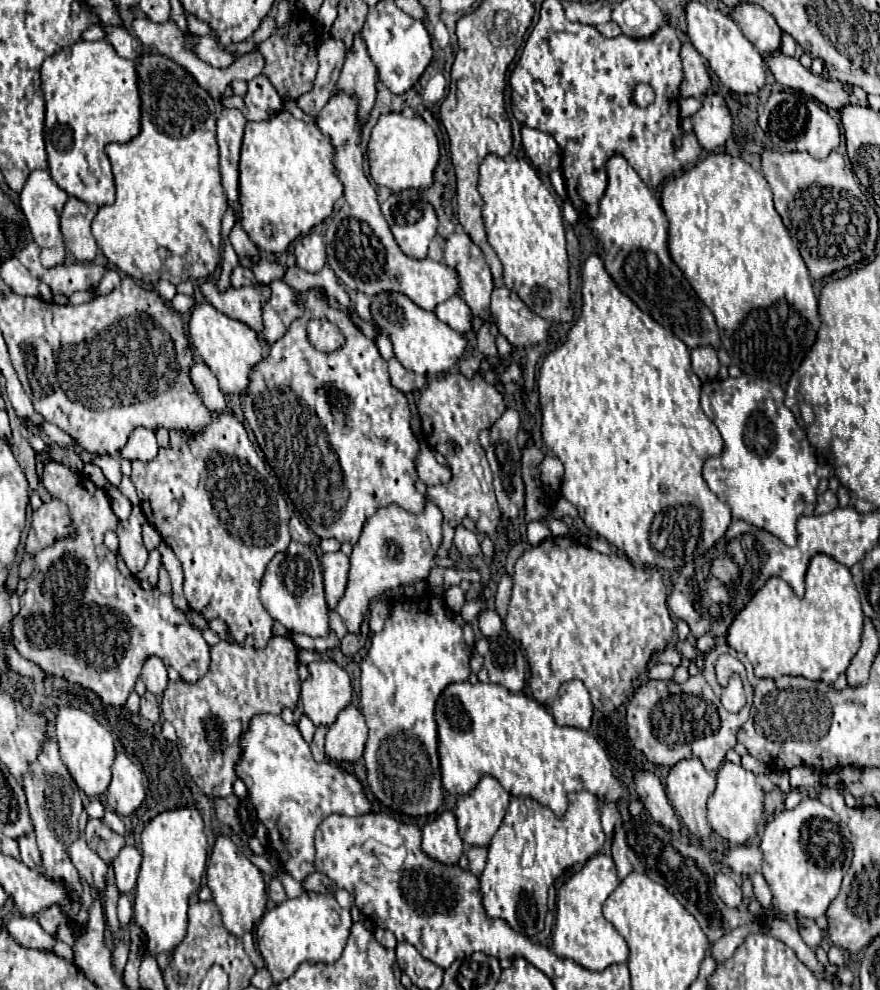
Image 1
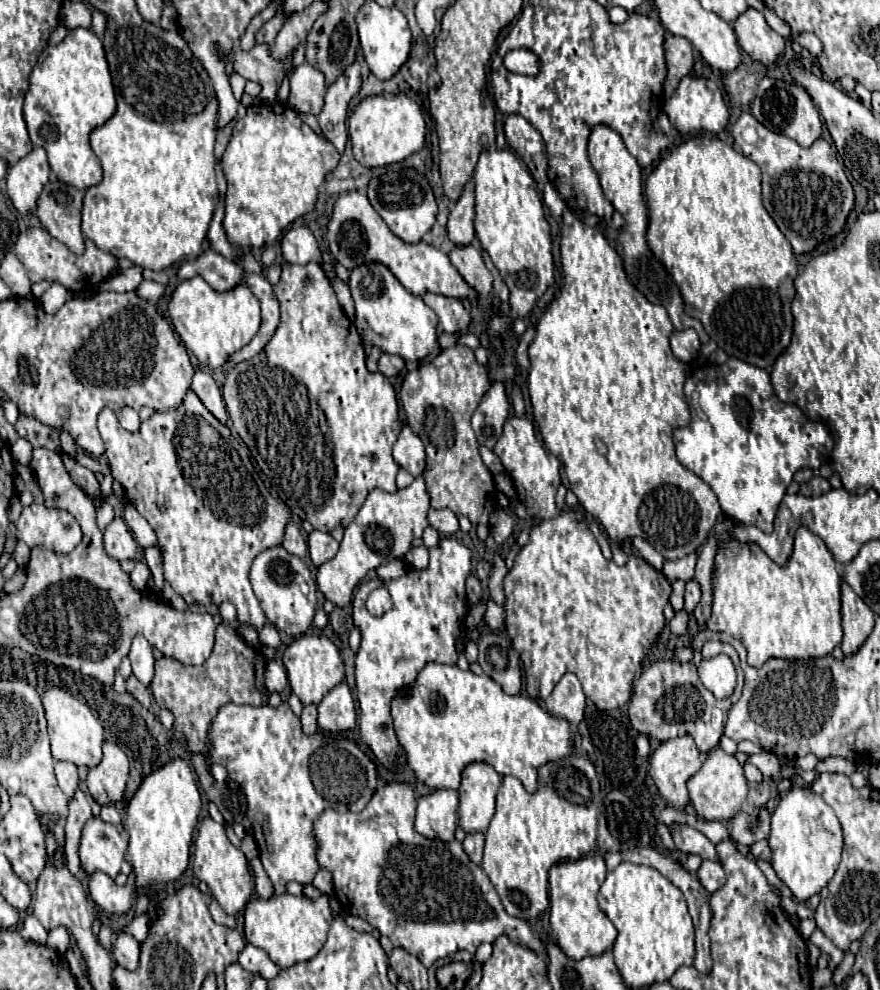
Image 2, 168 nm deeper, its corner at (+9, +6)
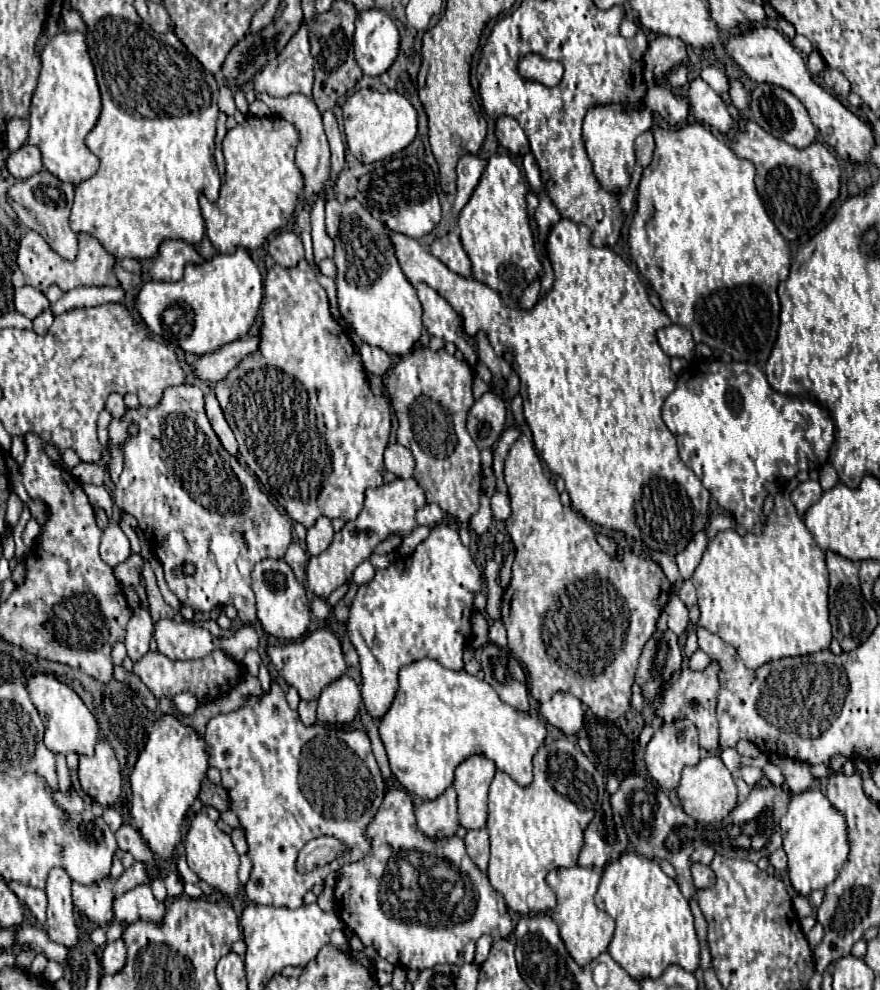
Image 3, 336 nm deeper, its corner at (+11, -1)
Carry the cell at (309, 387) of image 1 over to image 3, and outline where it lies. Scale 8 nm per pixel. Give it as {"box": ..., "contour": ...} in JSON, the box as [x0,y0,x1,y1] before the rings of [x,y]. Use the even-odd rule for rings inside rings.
{"box":[215,259,391,527],"contour":[[[301,259],[295,267],[285,269],[281,265],[275,265],[273,269],[267,271],[267,277],[263,281],[263,303],[261,303],[261,341],[259,341],[259,349],[251,355],[247,355],[233,373],[229,373],[225,379],[221,379],[219,383],[215,383],[215,395],[217,401],[225,413],[225,419],[229,423],[229,427],[233,429],[237,443],[239,443],[239,453],[245,459],[245,463],[249,465],[249,469],[259,477],[259,481],[263,483],[263,489],[277,499],[277,503],[281,507],[285,507],[287,515],[291,519],[295,519],[297,523],[311,527],[317,517],[327,515],[329,519],[343,519],[343,521],[351,521],[359,515],[361,507],[363,507],[363,493],[369,487],[379,487],[383,485],[383,449],[389,443],[389,433],[391,433],[391,411],[389,411],[389,403],[385,399],[379,399],[371,393],[369,389],[369,381],[361,363],[361,357],[353,345],[353,341],[345,335],[345,331],[339,327],[339,323],[331,317],[329,311],[329,301],[327,295],[323,291],[323,287],[317,283],[317,277],[313,273],[313,269],[309,267],[309,263],[305,259]]]}

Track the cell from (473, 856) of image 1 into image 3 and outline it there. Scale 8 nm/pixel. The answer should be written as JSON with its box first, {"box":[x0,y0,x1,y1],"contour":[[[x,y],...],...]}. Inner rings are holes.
{"box":[465,829,489,871],"contour":[[[487,829],[467,831],[465,845],[467,845],[467,853],[473,859],[473,863],[481,871],[487,871],[487,861],[489,861],[489,837],[487,837]]]}

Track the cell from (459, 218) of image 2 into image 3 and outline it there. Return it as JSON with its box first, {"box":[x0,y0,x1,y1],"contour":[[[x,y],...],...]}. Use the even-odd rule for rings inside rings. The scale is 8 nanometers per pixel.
{"box":[453,155,485,215],"contour":[[[463,155],[457,163],[457,199],[453,203],[453,213],[457,215],[463,205],[469,201],[473,189],[479,183],[479,177],[485,169],[485,159],[481,155]]]}

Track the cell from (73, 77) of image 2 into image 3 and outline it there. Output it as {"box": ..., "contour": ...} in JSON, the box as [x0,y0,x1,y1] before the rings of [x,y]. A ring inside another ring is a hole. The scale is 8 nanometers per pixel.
{"box":[29,33,99,185],"contour":[[[83,33],[53,35],[41,53],[41,75],[31,101],[29,143],[39,147],[43,167],[61,181],[79,185],[99,169],[99,159],[85,147],[85,137],[95,127],[99,109],[99,87]]]}

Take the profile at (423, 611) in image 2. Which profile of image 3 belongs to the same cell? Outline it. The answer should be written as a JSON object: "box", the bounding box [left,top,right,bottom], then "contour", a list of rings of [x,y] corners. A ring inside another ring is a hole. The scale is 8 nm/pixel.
{"box":[347,523,483,719],"contour":[[[447,523],[435,525],[429,537],[409,557],[399,557],[387,569],[377,569],[375,577],[359,587],[349,609],[347,631],[353,647],[359,653],[363,677],[361,695],[373,719],[379,719],[383,717],[383,713],[387,713],[395,697],[397,677],[403,665],[423,657],[431,657],[447,669],[463,669],[463,649],[471,635],[473,599],[479,591],[483,591],[483,575],[477,569],[469,547],[461,543],[459,533],[451,529]]]}

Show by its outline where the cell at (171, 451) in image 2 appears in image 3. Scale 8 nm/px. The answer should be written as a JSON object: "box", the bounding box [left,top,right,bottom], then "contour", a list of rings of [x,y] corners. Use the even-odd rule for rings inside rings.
{"box":[109,384,293,623],"contour":[[[190,384],[167,387],[155,407],[139,405],[137,409],[127,409],[121,419],[113,419],[109,425],[109,439],[115,445],[121,445],[125,455],[123,473],[115,487],[115,503],[119,509],[137,519],[155,557],[165,569],[169,589],[183,605],[193,607],[195,611],[211,611],[213,607],[235,605],[239,619],[243,623],[253,623],[257,619],[255,595],[251,589],[253,565],[267,557],[283,559],[293,541],[293,525],[291,519],[283,515],[265,493],[261,493],[255,477],[219,443],[205,415],[205,391]],[[129,421],[137,421],[137,437],[127,435]],[[183,561],[191,561],[197,567],[197,573],[191,577],[177,577],[175,567]]]}

